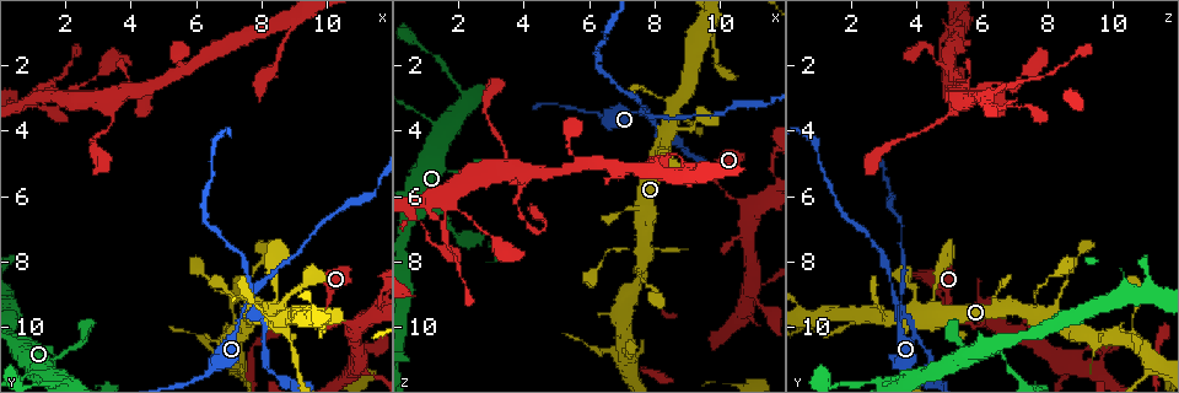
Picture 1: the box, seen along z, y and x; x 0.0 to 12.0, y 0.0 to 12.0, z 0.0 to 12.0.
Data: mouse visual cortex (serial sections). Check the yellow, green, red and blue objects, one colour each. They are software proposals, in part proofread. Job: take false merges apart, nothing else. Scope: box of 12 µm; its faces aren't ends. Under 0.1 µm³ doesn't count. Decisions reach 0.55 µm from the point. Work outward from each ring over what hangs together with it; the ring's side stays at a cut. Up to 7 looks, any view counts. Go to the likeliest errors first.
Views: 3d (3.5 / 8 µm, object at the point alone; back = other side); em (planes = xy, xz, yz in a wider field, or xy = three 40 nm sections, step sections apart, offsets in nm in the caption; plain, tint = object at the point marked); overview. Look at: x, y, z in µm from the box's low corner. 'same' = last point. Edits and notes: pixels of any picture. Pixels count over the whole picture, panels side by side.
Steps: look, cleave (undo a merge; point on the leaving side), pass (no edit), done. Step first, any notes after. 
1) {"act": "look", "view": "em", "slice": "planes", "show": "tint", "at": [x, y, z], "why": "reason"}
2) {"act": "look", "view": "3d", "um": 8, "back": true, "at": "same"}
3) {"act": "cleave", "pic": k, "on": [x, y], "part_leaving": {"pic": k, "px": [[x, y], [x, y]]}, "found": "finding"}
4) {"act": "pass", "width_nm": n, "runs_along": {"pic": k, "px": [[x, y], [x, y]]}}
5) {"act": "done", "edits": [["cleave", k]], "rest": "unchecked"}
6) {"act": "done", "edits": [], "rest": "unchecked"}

{"act": "look", "view": "3d", "um": 3.5, "at": [11.1, 10.8, 8.9], "why": "small branch off a trunk"}

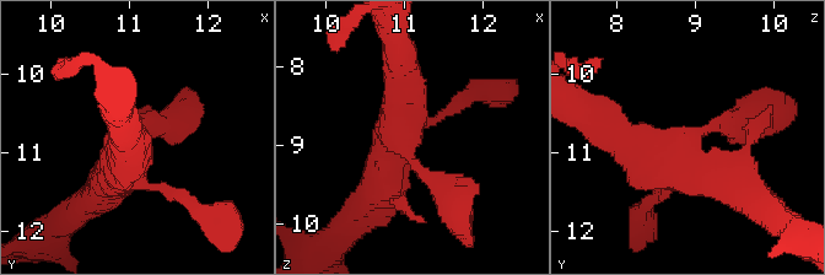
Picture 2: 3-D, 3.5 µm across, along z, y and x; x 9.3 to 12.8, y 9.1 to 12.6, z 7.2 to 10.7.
{"act": "look", "view": "em", "slice": "xy", "step": 2, "show": "tint", "at": [11.00, 10.80, 8.90], "arms": 4, "arm_widths_nm": [150, 200, 450, 600]}

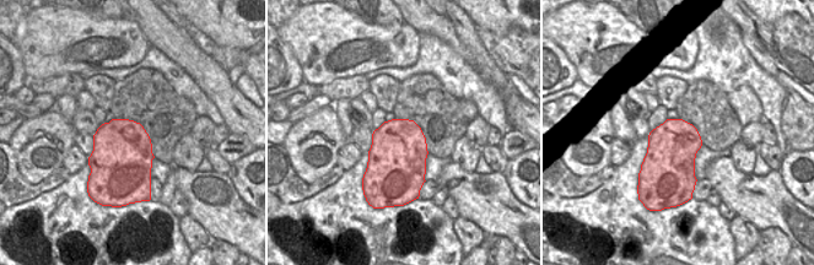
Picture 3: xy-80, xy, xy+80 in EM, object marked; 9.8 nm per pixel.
{"act": "pass", "runs_along": {"pic": 2, "px": [[602, 124], [688, 173], [740, 184]]}, "found": "one cell here"}

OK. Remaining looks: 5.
{"act": "look", "view": "3d", "um": 3.5, "at": [7.6, 9.6, 8.1], "why": "abrupt turn"}

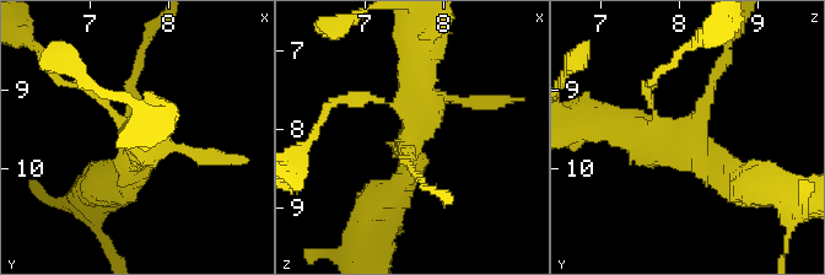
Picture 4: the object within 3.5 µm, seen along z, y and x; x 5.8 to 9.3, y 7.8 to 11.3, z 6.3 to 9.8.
{"act": "look", "view": "em", "slice": "planes", "show": "tint", "at": [7.60, 9.70, 8.05]}

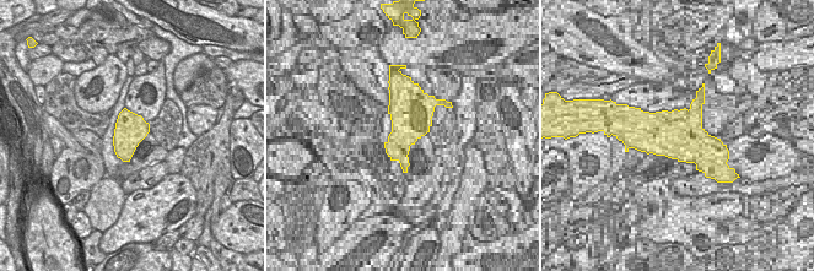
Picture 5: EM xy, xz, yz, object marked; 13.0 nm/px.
{"act": "pass", "runs_along": {"pic": 4, "px": [[609, 124], [678, 139], [740, 184]]}, "found": "one cell here"}

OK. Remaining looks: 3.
{"act": "look", "view": "3d", "um": 3.5, "at": [9.7, 6.9, 3.5], "why": "a narrow waist"}

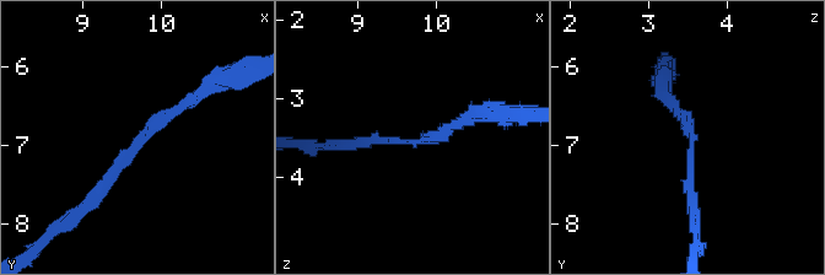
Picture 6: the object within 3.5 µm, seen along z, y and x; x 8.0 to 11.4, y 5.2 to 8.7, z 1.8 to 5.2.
{"act": "look", "view": "em", "slice": "xy", "step": 5, "show": "tint", "at": [9.65, 7.00, 3.55], "arm_widths_nm": [150, 150]}

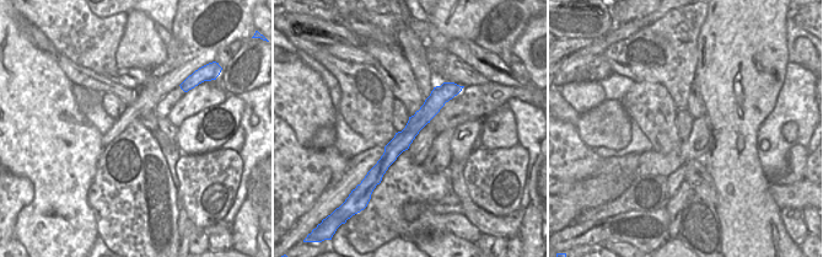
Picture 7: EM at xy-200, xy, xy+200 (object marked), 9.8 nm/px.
{"act": "pass", "runs_along": {"pic": 6, "px": [[82, 208], [123, 151], [195, 98]]}, "found": "one cell here"}

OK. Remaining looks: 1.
{"act": "done", "edits": [], "rest": "unchecked"}

